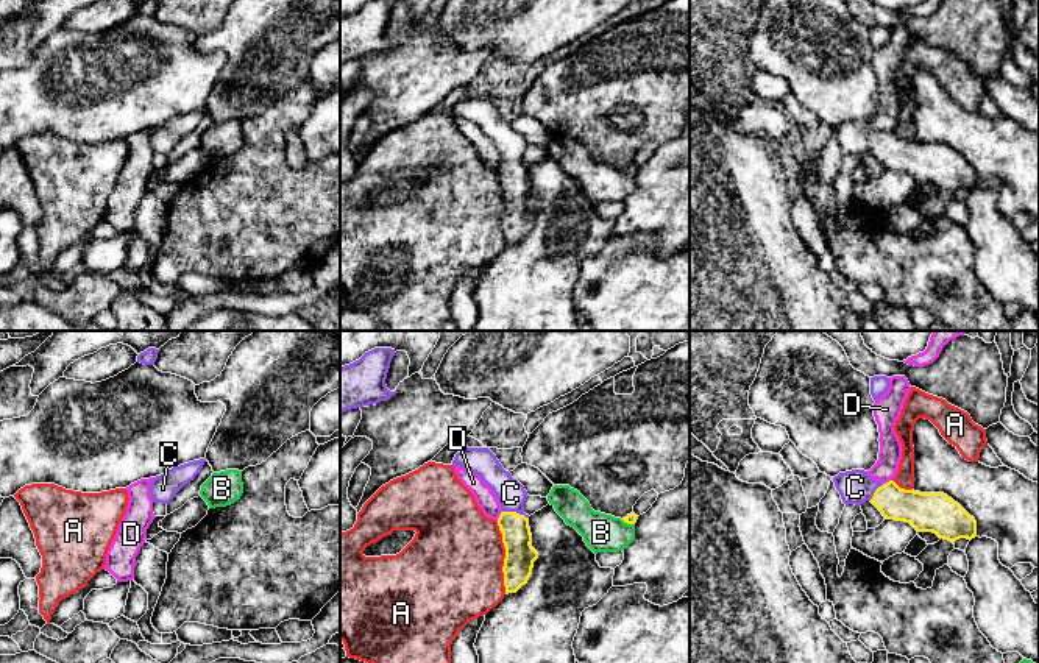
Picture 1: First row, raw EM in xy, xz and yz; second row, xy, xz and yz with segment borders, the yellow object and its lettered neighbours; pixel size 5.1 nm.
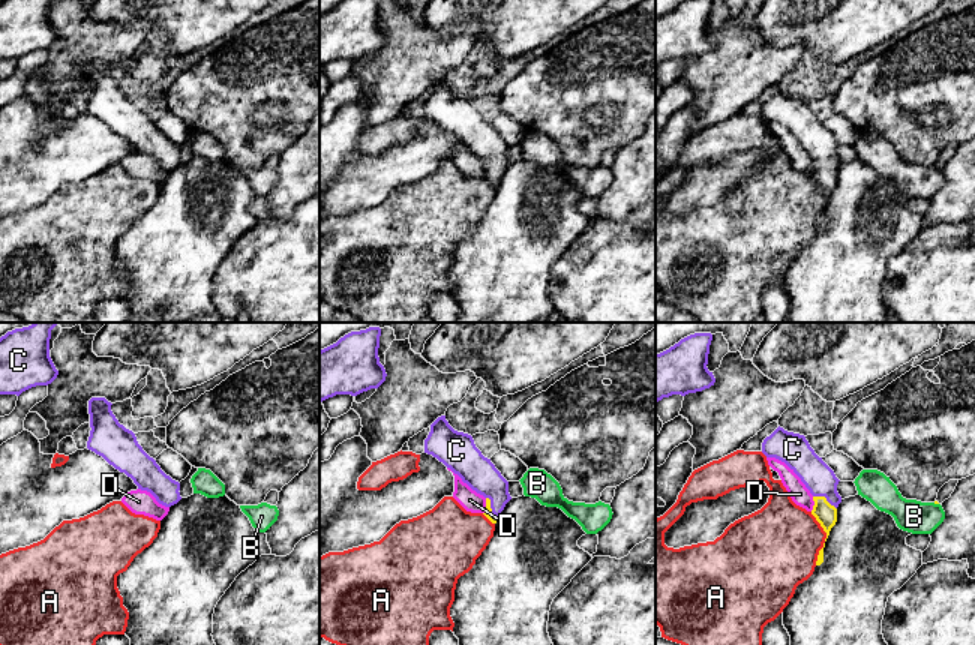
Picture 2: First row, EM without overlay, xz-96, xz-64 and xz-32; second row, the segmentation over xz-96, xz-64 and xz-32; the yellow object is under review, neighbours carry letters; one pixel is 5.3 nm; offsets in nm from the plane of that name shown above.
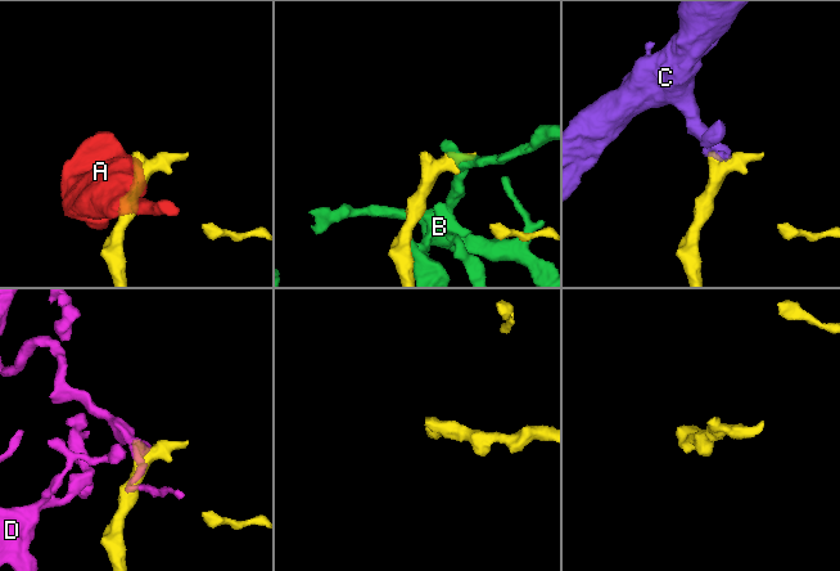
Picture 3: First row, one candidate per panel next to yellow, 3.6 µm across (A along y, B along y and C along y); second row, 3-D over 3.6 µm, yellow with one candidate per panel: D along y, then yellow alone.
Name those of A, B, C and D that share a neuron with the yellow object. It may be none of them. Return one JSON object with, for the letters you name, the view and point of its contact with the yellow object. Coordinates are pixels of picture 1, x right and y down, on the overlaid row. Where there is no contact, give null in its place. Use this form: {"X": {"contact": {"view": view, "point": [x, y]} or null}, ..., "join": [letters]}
{"C": {"contact": {"view": "xz", "point": [515, 512]}}, "join": ["C"]}

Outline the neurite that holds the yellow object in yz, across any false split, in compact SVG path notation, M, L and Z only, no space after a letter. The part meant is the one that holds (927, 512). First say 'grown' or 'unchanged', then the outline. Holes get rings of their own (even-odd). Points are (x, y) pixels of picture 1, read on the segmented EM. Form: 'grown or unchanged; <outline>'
grown; M864 470L839 473L833 482L846 505L871 501L886 519L910 523L917 532L933 532L952 543L977 535L975 518L944 493L905 490L894 480L875 480Z

